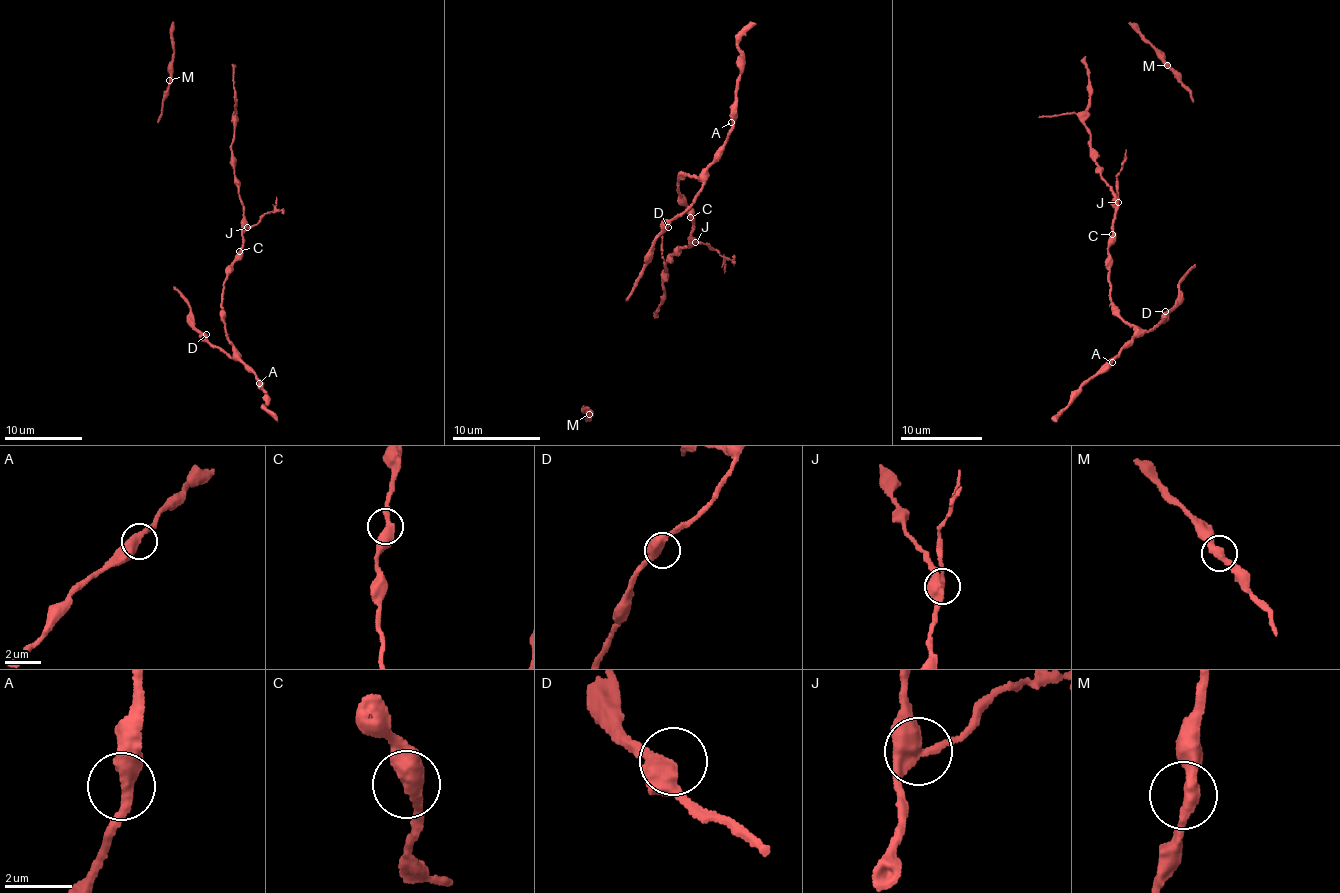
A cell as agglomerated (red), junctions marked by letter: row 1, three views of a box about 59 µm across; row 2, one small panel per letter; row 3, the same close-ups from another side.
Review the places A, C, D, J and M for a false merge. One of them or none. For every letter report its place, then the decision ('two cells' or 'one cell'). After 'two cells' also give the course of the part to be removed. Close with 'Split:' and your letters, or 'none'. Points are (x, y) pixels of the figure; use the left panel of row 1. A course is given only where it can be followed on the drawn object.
A: (259, 383) | one cell
C: (239, 251) | one cell
D: (206, 334) | one cell
J: (247, 227) | two cells | (246, 228), (273, 210), (277, 198)
M: (169, 80) | one cell
Split: J

